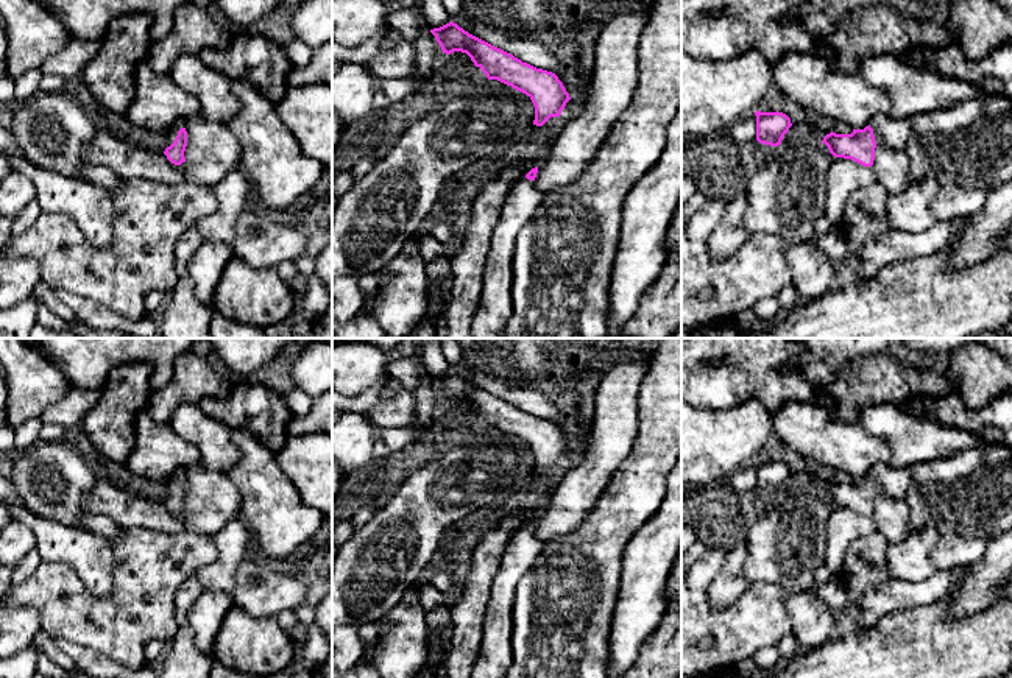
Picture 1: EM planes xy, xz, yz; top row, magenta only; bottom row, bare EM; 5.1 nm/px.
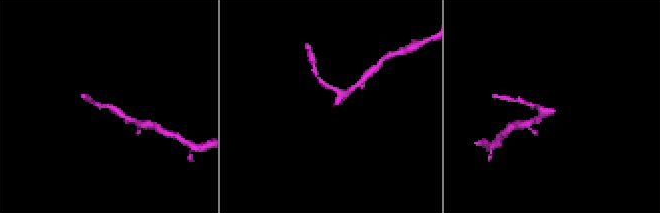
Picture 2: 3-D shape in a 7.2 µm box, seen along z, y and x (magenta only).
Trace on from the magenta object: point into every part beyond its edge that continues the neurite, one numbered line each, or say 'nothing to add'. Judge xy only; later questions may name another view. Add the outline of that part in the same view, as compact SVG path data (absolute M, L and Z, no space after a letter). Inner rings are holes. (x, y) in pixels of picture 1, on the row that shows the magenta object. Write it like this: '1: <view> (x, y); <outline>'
1: xy (172, 133); M178 120L173 123L173 126L165 132L167 134L167 147L170 147L176 136L178 136L178 131L184 128L184 120Z

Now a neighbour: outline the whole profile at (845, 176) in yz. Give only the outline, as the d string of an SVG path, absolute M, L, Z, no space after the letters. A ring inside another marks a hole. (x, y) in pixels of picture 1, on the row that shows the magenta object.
M834 157L826 176L825 215L834 228L842 228L844 210L848 198L862 187L876 182L872 167L864 167L851 159Z

